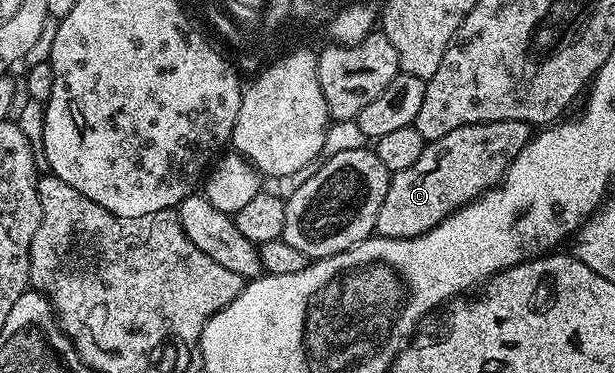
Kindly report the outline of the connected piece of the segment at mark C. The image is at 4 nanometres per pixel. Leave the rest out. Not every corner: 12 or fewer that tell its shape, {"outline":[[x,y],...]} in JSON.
{"outline":[[522,121],[459,127],[389,178],[378,237],[421,237],[493,188]]}

